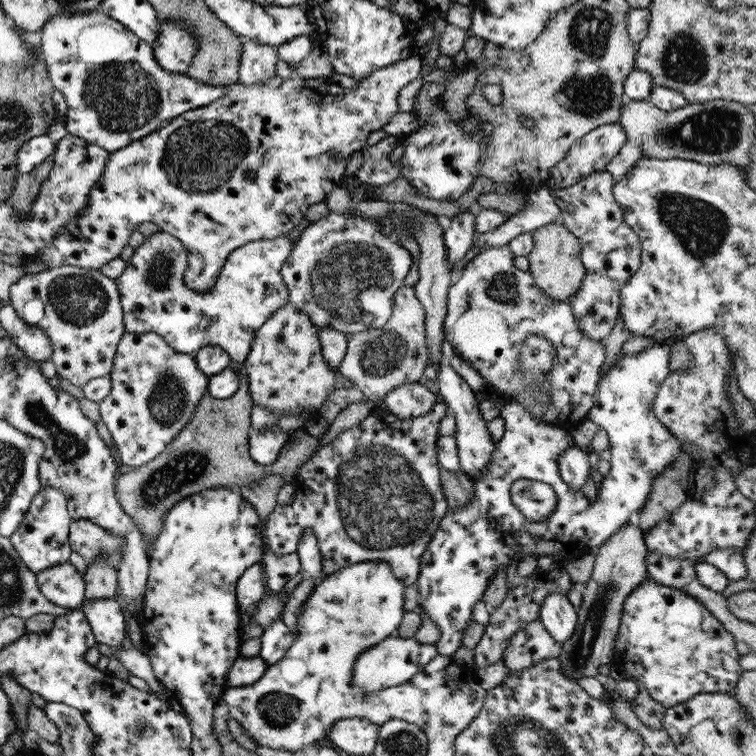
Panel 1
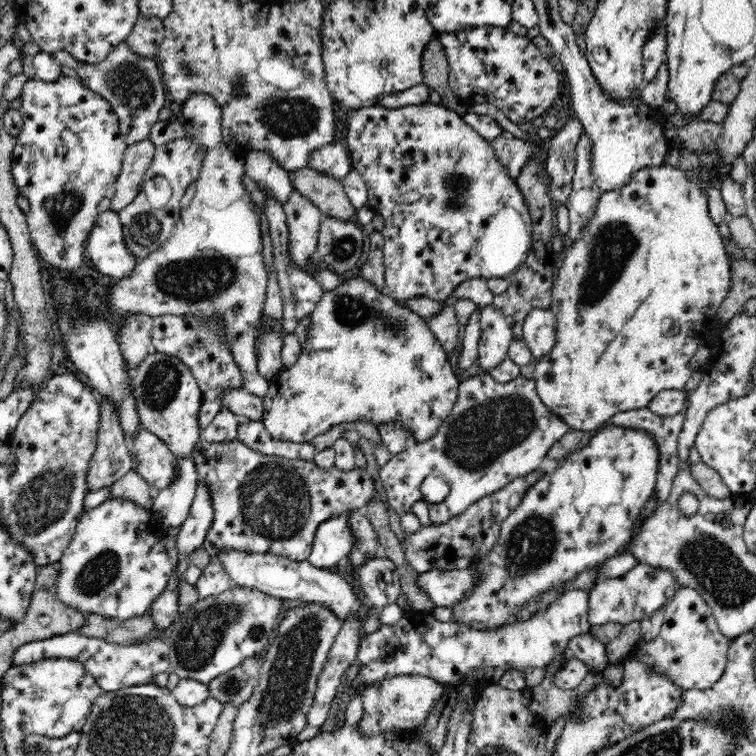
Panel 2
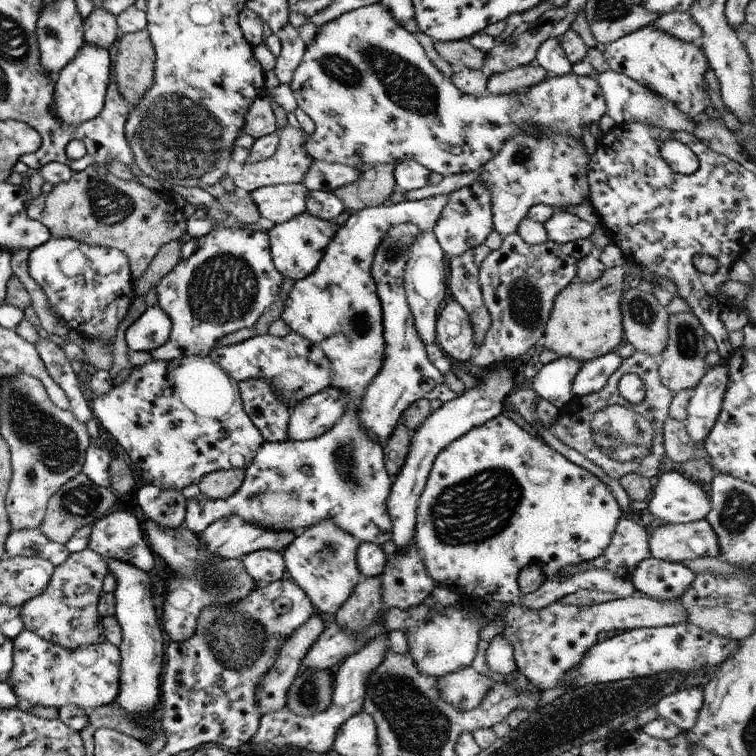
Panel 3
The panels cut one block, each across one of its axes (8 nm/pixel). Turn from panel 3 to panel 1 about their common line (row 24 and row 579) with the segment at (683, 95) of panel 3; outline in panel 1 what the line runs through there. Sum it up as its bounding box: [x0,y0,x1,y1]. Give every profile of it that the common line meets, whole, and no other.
[614,579,743,708]

